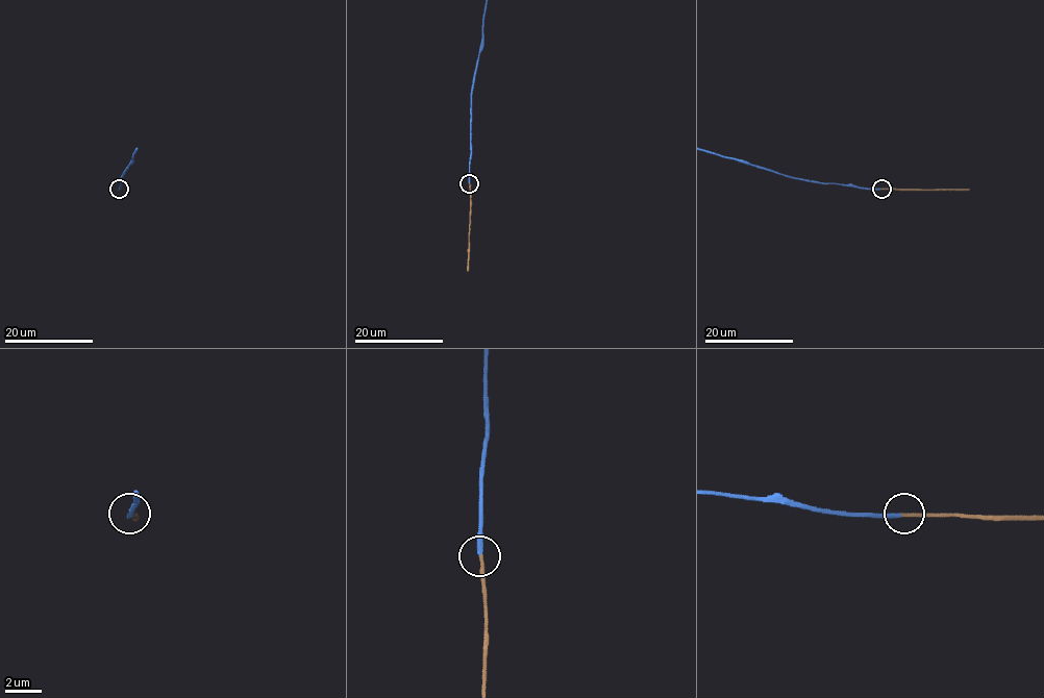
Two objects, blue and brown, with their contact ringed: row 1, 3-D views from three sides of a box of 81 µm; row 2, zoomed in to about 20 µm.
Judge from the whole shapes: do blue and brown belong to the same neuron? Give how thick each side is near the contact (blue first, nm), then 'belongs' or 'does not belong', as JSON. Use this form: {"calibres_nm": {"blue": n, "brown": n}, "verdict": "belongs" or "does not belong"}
{"calibres_nm": {"blue": 240, "brown": 220}, "verdict": "belongs"}

